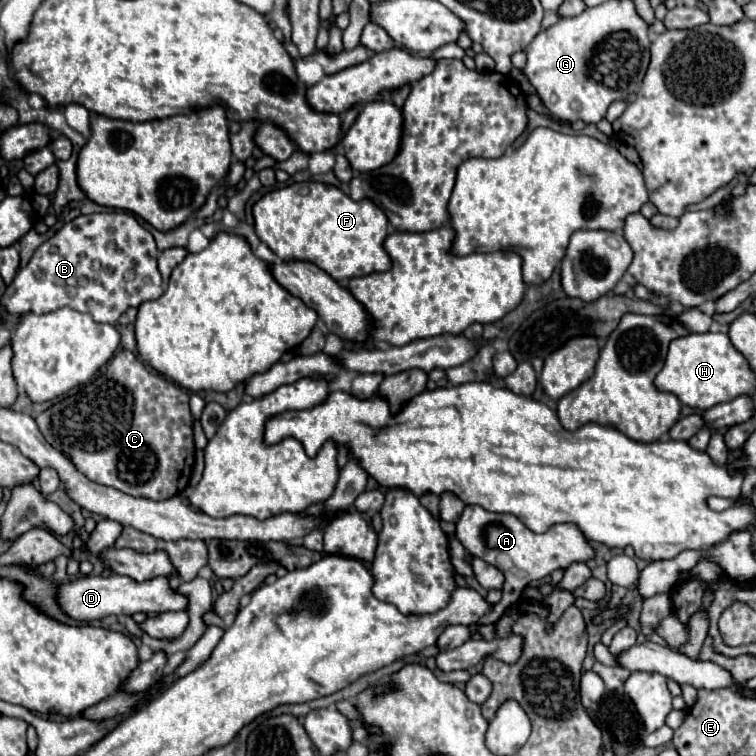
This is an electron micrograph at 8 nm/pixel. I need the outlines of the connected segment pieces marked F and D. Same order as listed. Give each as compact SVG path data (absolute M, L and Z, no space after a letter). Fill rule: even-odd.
M306 181L266 193L252 207L254 227L280 259L310 261L336 281L390 269L382 241L388 235L388 219L372 201L354 201L338 187Z
M112 573L110 577L80 577L68 583L60 583L56 587L56 601L68 617L76 621L94 621L104 619L106 615L134 615L138 611L142 613L164 613L164 611L184 611L186 609L186 597L174 593L168 587L168 579L156 577L146 583L132 581L130 577Z

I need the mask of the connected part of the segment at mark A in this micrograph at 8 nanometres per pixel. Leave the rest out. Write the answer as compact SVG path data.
M468 505L456 523L456 537L466 547L466 551L482 561L498 567L504 573L504 587L502 587L502 601L494 605L494 611L488 617L482 617L480 623L494 623L498 621L504 611L520 599L520 591L556 569L568 569L572 563L588 563L596 557L596 551L584 537L584 533L574 523L560 523L548 529L546 533L530 531L516 515L510 513L490 513L484 511L480 505Z

